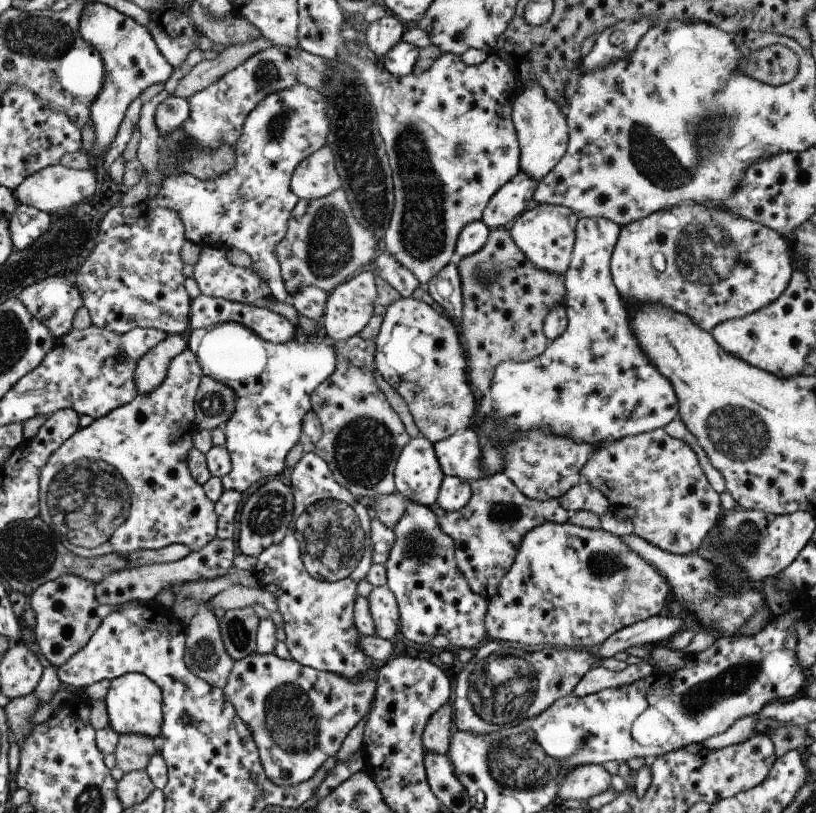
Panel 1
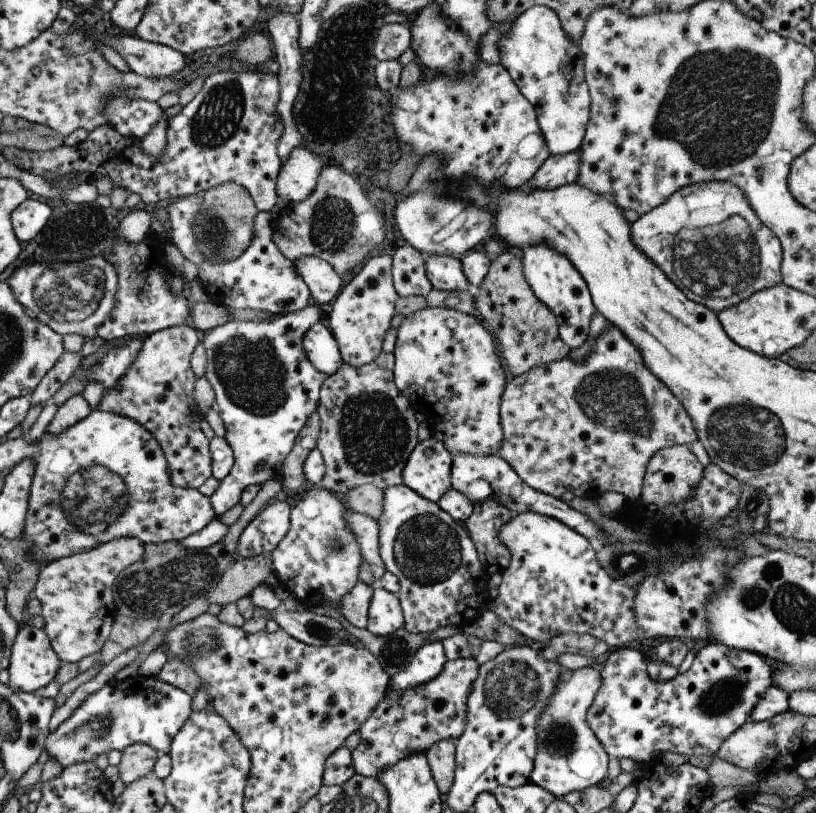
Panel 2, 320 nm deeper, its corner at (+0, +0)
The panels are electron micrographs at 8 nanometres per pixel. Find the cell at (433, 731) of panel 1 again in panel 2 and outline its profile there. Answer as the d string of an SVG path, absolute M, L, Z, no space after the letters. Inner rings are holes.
M442 740L432 744L425 752L431 776L440 794L445 795L454 779L454 744Z

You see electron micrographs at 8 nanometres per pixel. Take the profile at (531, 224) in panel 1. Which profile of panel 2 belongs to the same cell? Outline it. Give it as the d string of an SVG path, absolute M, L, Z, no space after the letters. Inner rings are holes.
M545 243L529 245L518 253L523 278L528 282L535 298L556 318L558 337L571 349L580 347L588 337L590 320L596 313L585 281L565 255L559 254Z

